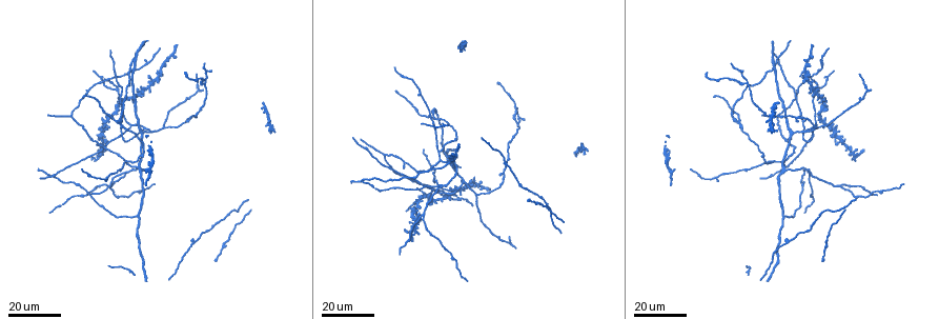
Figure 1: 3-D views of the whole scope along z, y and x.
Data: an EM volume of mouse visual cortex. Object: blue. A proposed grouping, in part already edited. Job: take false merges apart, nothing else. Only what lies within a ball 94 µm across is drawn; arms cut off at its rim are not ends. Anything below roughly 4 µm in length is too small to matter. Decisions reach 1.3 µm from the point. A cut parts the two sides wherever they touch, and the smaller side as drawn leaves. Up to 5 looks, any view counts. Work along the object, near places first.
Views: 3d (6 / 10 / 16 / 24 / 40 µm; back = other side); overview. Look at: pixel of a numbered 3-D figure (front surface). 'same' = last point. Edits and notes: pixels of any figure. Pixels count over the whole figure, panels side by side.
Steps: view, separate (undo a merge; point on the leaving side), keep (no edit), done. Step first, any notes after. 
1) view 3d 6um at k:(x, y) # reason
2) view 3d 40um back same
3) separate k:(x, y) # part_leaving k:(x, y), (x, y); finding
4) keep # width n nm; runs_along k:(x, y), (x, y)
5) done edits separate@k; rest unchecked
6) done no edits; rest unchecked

view 3d 16um at 1:(205, 84) # small branch off a trunk

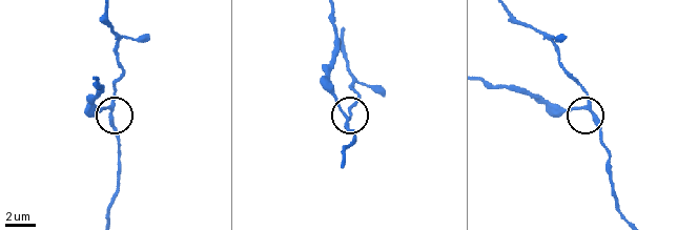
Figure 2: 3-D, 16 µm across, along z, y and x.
view 3d 10um at 2:(110, 108)

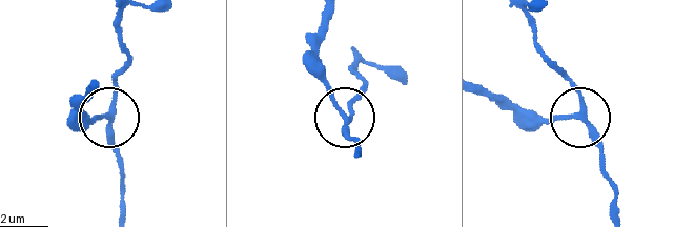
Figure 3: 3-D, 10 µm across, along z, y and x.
keep # width 180 nm; runs_along 3:(355, 158), (346, 116), (360, 100); all the same cell

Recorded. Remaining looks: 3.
view 3d 24um at 1:(115, 90) # side arm on a straight run

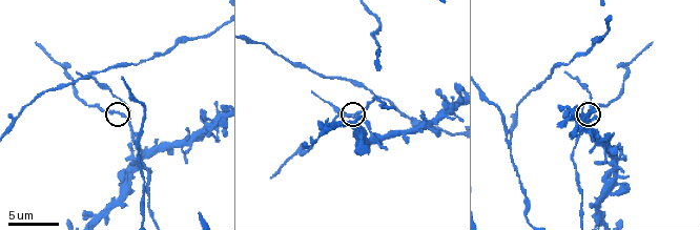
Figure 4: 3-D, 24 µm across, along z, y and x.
view 3d 10um at 4:(362, 112)

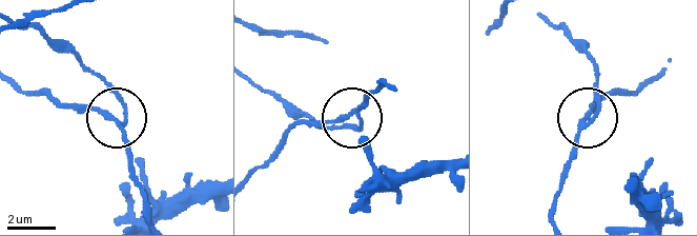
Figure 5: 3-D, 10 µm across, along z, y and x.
separate 5:(120, 95) # side_arm 9 um; arms 3; a second cell is stuck on

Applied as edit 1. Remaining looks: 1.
done edits separate@5; rest unchecked

